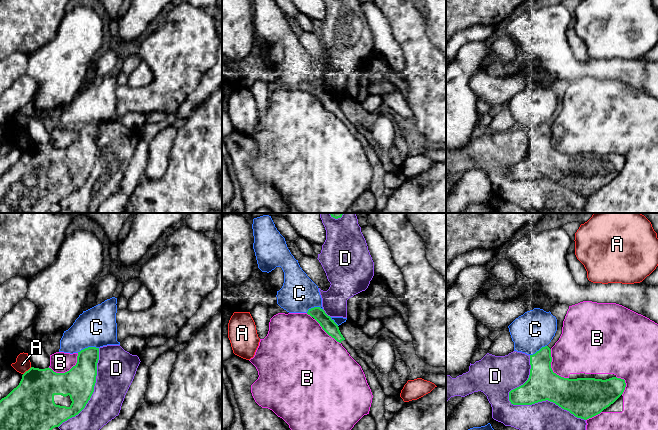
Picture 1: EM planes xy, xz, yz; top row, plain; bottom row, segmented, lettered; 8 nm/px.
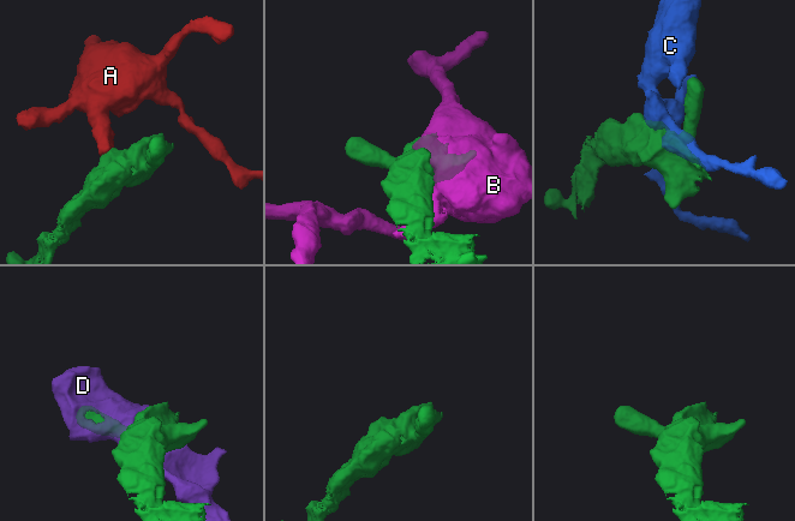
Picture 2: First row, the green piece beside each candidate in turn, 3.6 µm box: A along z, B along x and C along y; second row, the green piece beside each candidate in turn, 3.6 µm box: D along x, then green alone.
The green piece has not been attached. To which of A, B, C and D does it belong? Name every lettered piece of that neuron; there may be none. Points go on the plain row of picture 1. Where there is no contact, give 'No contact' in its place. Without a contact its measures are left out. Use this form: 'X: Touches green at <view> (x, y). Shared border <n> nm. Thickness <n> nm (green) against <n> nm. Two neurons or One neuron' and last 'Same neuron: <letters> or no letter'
A: Touches green at xy (28, 146). Shared border 90 nm. Thickness 340 nm (green) against 120 nm. Two neurons
B: Touches green at xy (67, 147). Shared border 280 nm. Thickness 280 nm (green) against 170 nm. Two neurons
C: Touches green at xy (88, 123). Shared border 180 nm. Thickness 220 nm (green) against 320 nm. Two neurons
D: Touches green at yz (522, 180). Shared border 700 nm. Thickness 260 nm (green) against 280 nm. Two neurons
Same neuron: no letter

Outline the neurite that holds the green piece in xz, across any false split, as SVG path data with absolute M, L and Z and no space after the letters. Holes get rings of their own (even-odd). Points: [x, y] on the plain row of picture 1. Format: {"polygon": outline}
{"polygon": "M314 83L308 86L308 91L313 93L322 103L322 105L337 118L341 119L342 122L347 126L350 132L356 137L359 136L367 159L371 165L373 174L370 183L369 190L375 196L376 199L376 210L383 210L388 197L385 195L385 174L386 171L383 168L377 151L369 144L369 142L358 132L356 127L348 120L343 111L341 110L338 101L328 92L323 85L320 83Z"}

